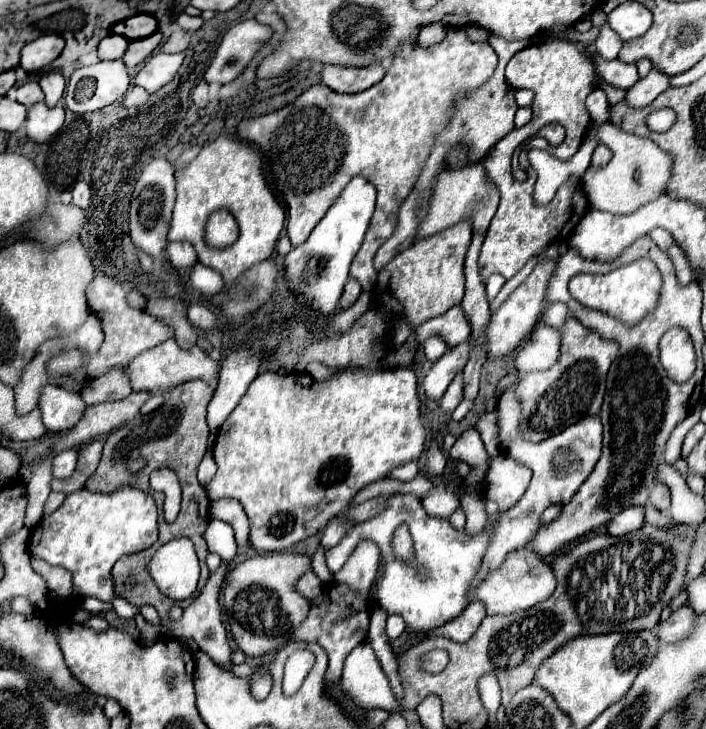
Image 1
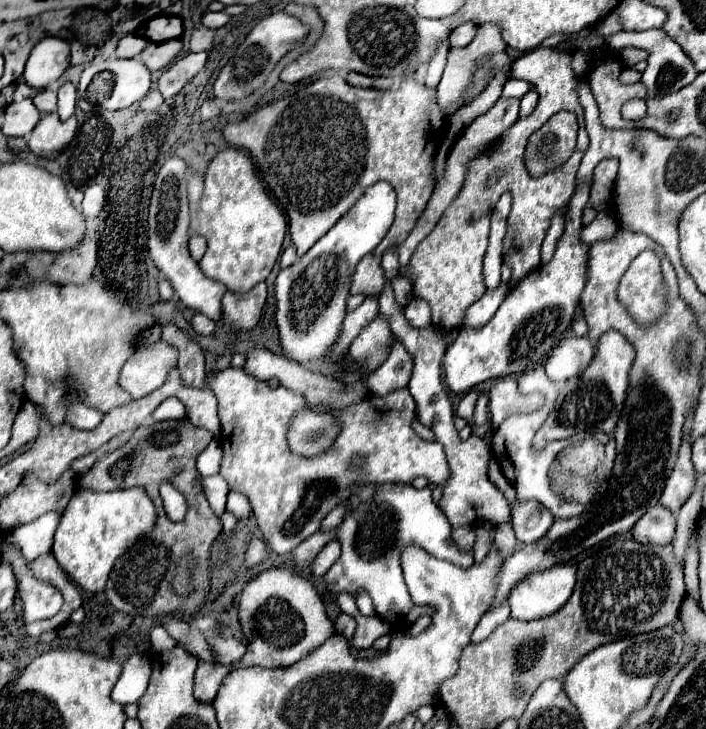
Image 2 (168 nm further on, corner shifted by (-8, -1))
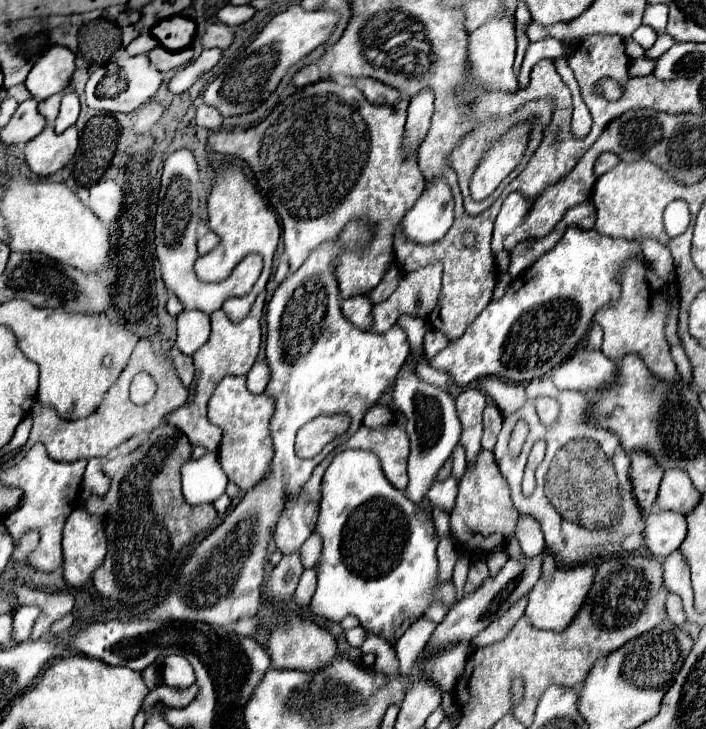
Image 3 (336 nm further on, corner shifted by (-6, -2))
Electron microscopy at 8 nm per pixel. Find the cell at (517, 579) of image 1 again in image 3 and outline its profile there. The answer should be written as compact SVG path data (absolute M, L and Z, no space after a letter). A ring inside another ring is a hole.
M545 556L545 572L541 574L539 582L529 592L529 604L525 616L531 620L535 628L563 632L573 618L577 616L579 608L583 606L595 578L595 566L575 566L575 568L557 568L553 558Z

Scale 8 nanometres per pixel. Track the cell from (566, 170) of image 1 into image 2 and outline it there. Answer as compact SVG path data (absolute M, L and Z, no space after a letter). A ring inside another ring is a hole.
M581 185L569 203L565 215L565 233L559 239L553 259L545 267L539 267L521 279L483 329L461 329L455 343L447 347L443 369L449 391L465 393L487 379L521 373L533 365L539 365L545 355L563 339L563 333L569 329L575 317L579 295L587 281L585 271L589 245L579 241L579 231L583 227L581 209L585 209L587 199L589 191Z

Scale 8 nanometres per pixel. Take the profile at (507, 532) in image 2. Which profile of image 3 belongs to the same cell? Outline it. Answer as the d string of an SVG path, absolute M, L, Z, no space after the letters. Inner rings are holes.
M499 548L497 552L491 552L489 554L489 558L487 558L487 566L489 566L489 574L491 576L495 576L501 568L503 568L503 564L507 562L507 552L505 552L505 548Z

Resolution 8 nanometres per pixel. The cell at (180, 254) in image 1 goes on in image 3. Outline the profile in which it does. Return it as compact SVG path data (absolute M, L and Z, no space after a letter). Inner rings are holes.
M207 232L203 238L199 238L197 242L197 248L199 248L199 254L207 254L211 252L215 246L219 244L219 236L215 232Z

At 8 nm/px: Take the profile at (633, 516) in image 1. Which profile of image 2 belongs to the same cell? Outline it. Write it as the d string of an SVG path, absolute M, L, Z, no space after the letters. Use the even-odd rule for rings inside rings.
M655 505L635 523L631 535L639 543L651 543L651 545L669 543L675 535L675 517L665 507Z

